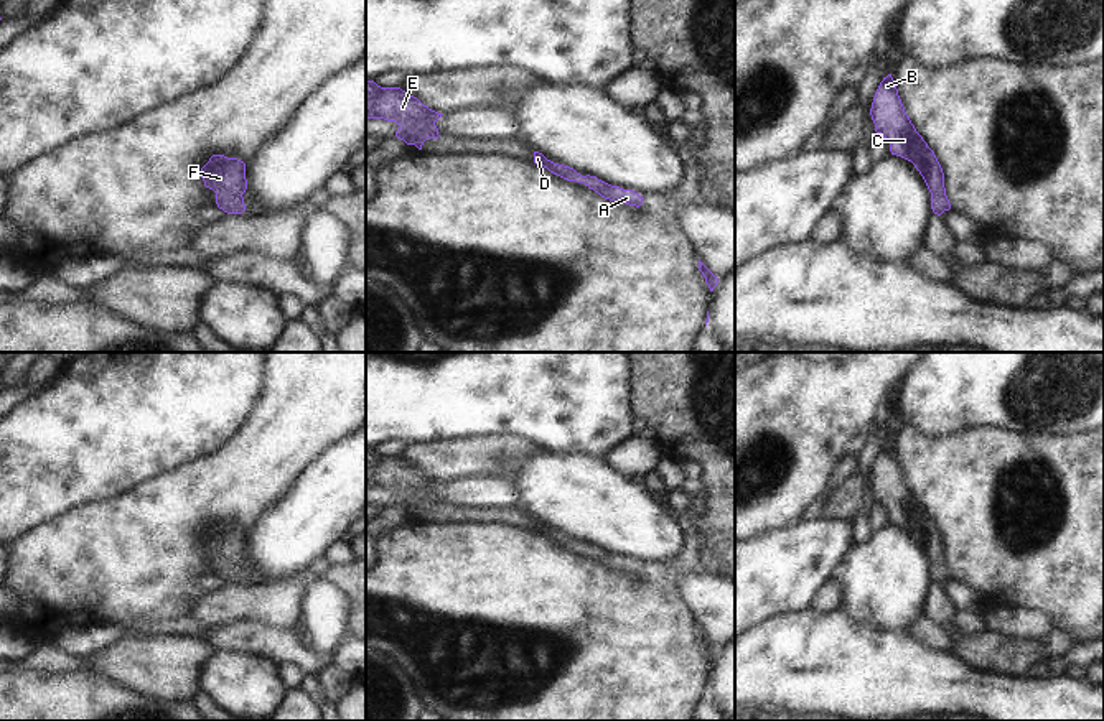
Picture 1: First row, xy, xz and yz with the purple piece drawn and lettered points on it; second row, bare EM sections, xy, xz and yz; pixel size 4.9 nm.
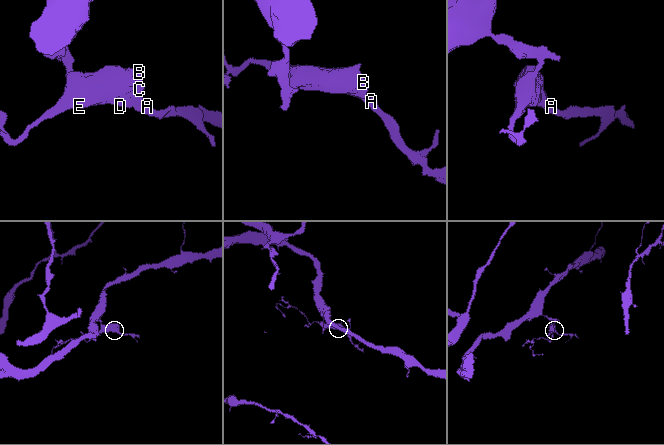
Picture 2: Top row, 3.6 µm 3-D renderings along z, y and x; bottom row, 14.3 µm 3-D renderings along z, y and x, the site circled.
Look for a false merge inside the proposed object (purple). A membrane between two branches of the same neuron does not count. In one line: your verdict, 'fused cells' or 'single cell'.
single cell

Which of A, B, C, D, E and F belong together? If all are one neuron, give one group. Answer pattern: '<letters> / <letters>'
A B C D E F

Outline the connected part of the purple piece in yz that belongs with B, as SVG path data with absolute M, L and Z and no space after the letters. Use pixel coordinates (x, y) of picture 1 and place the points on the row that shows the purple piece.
M891 74L880 82L870 115L875 123L875 132L888 140L891 155L911 161L923 176L931 193L933 212L941 216L944 211L949 211L951 204L946 196L943 168L934 151L906 115Z

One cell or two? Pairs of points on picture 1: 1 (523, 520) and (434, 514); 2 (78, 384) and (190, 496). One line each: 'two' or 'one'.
1: one
2: two

